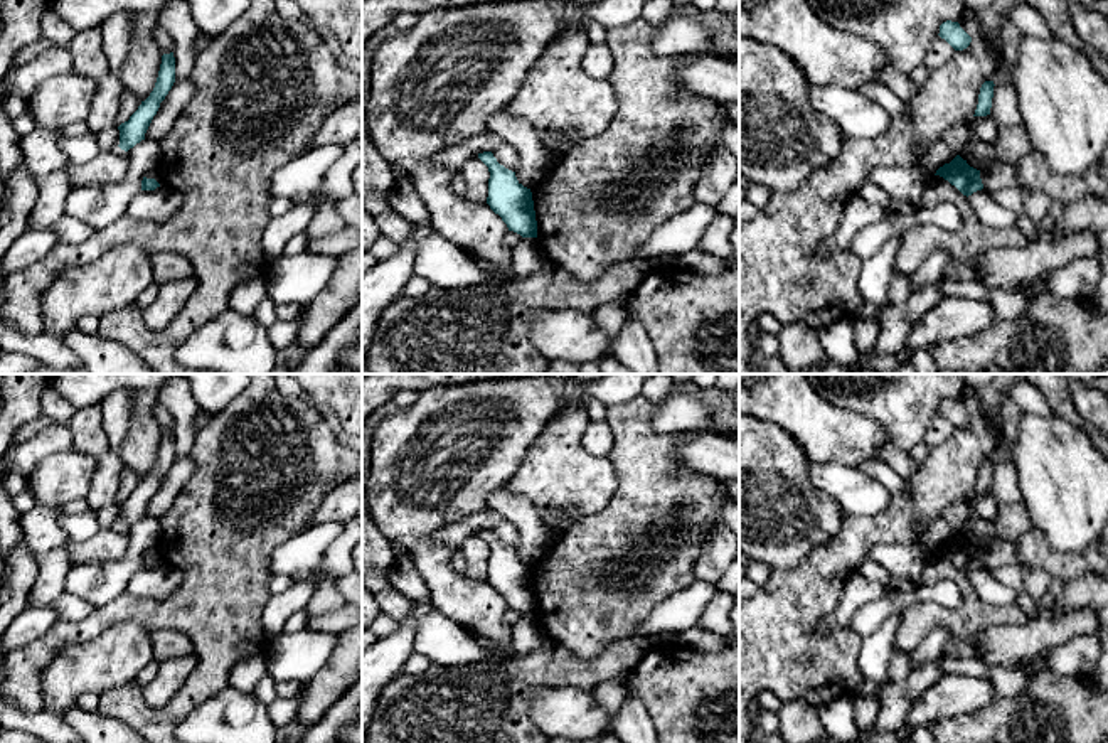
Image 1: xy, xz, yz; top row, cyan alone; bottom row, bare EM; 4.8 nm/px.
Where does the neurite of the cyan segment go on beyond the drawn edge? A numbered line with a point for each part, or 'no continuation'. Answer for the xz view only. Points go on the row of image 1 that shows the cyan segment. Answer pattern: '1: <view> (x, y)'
no continuation

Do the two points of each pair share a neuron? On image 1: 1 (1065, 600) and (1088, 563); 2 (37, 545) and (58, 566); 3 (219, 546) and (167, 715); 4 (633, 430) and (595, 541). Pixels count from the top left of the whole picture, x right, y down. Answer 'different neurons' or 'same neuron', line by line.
1: different neurons
2: different neurons
3: same neuron
4: same neuron

